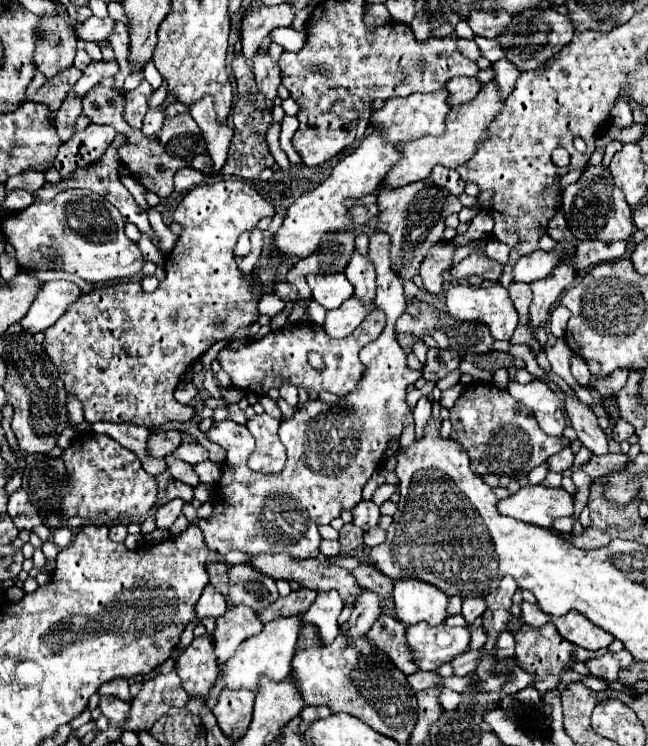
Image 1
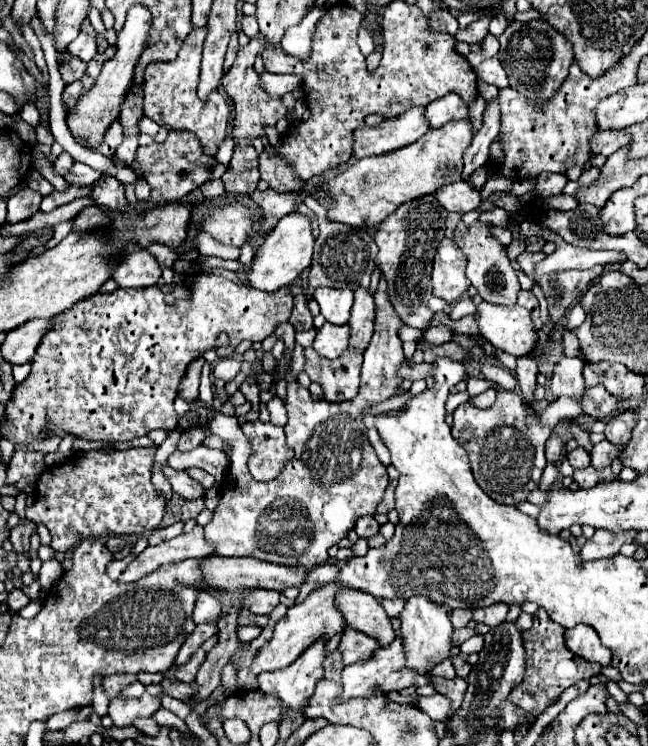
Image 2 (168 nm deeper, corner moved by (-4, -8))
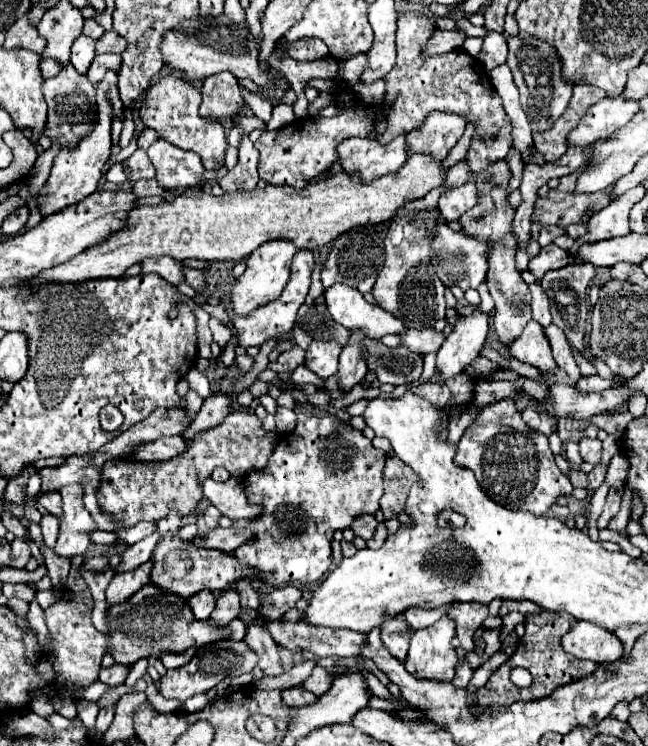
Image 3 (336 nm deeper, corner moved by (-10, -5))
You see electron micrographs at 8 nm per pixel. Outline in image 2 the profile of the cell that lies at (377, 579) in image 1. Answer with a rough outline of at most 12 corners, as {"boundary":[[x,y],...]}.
{"boundary":[[383,599],[381,605],[389,617],[399,617],[405,599]]}

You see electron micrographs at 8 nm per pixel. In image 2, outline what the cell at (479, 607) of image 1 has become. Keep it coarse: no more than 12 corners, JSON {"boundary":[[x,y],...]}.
{"boundary":[[489,605],[473,611],[477,623],[497,627],[505,621],[509,605]]}

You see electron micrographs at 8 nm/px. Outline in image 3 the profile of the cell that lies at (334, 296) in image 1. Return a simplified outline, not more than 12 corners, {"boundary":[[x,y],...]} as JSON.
{"boundary":[[351,286],[325,290],[329,314],[381,340],[407,330]]}

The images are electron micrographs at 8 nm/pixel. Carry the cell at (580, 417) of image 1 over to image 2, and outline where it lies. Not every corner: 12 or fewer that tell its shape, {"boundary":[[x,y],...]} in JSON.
{"boundary":[[563,357],[553,371],[551,393],[583,395],[583,361]]}

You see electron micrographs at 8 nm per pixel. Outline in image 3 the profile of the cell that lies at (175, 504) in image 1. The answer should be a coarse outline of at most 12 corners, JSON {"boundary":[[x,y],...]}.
{"boundary":[[159,532],[129,546],[117,572],[141,566],[151,558]]}

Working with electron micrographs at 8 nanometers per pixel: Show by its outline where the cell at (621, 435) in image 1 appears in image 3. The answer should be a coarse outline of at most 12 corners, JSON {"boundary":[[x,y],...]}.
{"boundary":[[601,462],[587,474],[589,488],[597,490],[605,480],[607,464]]}

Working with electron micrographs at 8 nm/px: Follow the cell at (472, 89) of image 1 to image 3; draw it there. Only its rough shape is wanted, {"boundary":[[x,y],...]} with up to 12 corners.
{"boundary":[[431,112],[407,134],[409,154],[443,160],[467,118]]}

